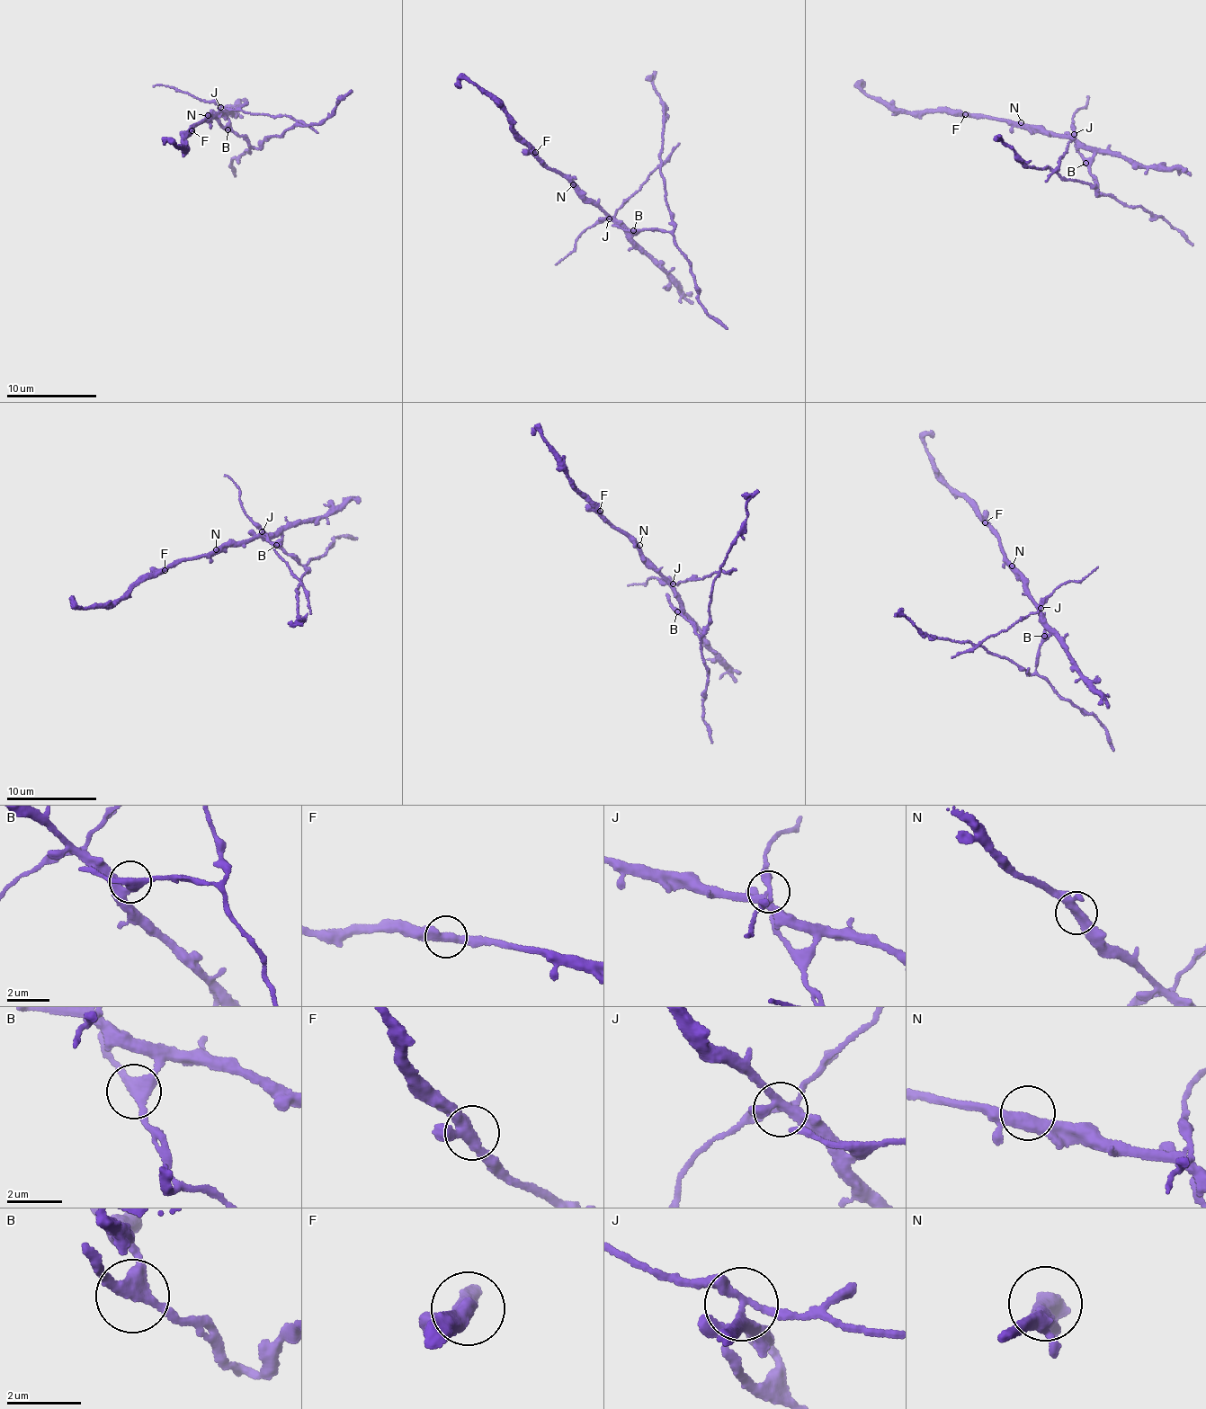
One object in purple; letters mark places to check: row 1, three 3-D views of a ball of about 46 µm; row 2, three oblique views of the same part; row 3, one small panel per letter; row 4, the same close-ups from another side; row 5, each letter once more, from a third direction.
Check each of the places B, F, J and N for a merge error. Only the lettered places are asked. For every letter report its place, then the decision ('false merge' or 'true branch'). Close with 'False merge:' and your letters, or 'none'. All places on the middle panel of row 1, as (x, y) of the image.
B: (633, 230) | false merge
F: (535, 152) | true branch
J: (609, 218) | false merge
N: (573, 184) | true branch
False merge: B, J

